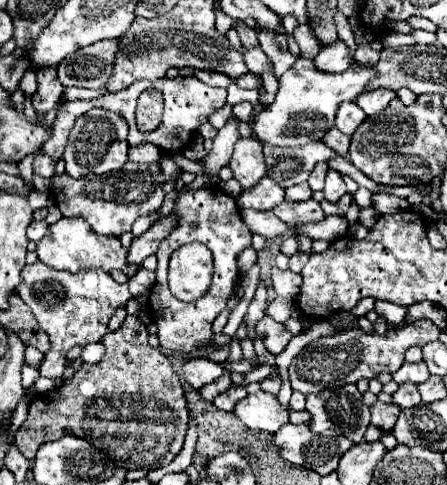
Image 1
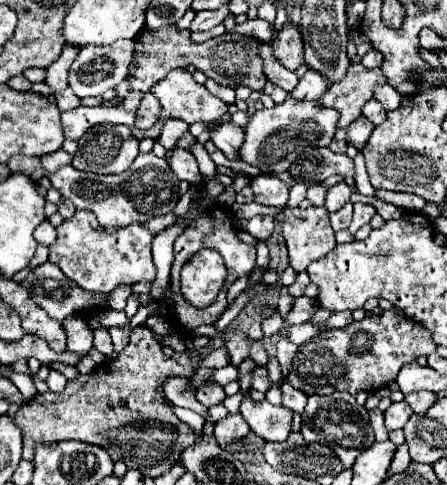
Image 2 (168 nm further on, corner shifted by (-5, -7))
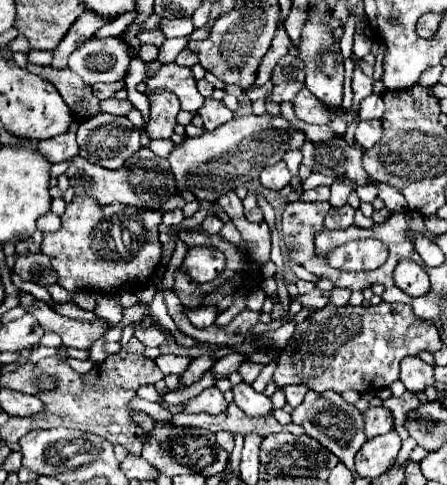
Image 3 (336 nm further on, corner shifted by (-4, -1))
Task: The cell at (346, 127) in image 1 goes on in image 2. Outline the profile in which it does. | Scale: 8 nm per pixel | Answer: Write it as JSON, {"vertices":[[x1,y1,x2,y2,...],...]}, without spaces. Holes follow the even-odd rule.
{"vertices":[[360,115,360,119,356,119,354,123,350,123,350,127,346,127,346,135,348,135,348,141,356,147,356,149,362,149,372,133,374,125,364,117]]}

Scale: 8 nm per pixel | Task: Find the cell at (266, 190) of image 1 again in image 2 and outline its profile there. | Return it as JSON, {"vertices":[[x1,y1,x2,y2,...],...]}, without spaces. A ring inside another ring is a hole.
{"vertices":[[258,175,252,179,254,201,266,207,286,207,288,185,274,175]]}

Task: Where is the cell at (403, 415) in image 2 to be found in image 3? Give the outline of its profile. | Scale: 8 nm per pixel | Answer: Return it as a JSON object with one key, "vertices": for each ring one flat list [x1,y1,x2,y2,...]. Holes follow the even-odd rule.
{"vertices":[[369,407,363,411,365,417,365,437,373,439,377,435,385,435,393,429,393,417,385,407]]}

